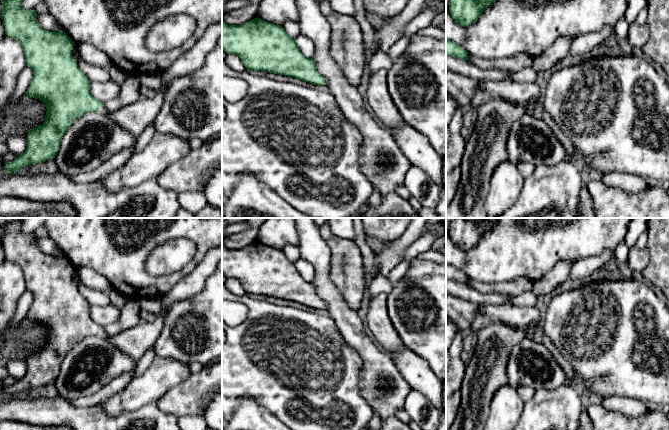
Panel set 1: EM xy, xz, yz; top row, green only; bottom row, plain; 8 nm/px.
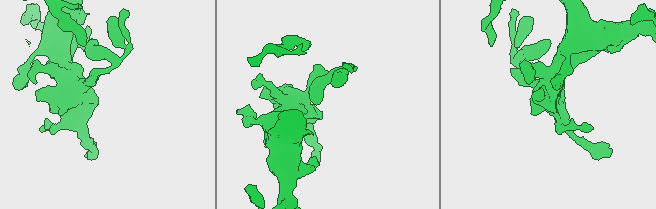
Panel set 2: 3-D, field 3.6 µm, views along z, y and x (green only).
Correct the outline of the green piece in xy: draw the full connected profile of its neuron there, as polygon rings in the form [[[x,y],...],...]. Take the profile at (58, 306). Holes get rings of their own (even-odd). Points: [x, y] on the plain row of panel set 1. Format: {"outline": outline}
{"outline": [[[23,221],[7,223],[2,226],[0,242],[5,251],[5,258],[16,263],[22,270],[25,289],[33,294],[33,302],[24,321],[30,320],[42,325],[46,332],[44,347],[30,353],[27,358],[27,371],[18,381],[5,388],[6,397],[18,396],[30,388],[42,387],[50,382],[55,382],[61,364],[72,347],[88,336],[96,336],[112,343],[115,347],[125,352],[134,360],[139,361],[146,351],[153,347],[162,328],[161,316],[162,297],[145,296],[139,298],[140,307],[155,315],[152,322],[140,322],[138,325],[110,336],[103,326],[97,324],[90,315],[90,305],[80,294],[77,285],[72,280],[74,266],[63,255],[52,256],[44,253],[36,246],[38,240],[34,233],[22,232]]]}

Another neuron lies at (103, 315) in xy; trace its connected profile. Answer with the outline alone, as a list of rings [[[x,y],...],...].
[[[109,304],[107,306],[91,306],[90,315],[92,319],[100,326],[105,327],[108,324],[116,322],[120,316],[121,310]]]

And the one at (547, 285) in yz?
[[[559,261],[541,279],[534,282],[532,292],[536,295],[553,295],[558,286],[567,280],[574,266],[571,261]]]

